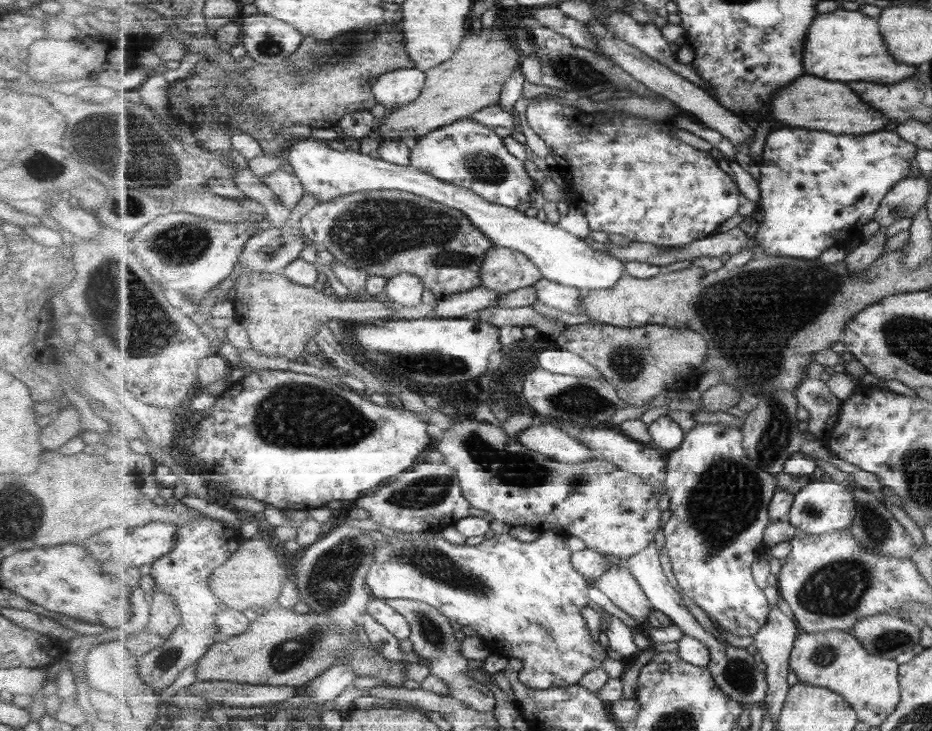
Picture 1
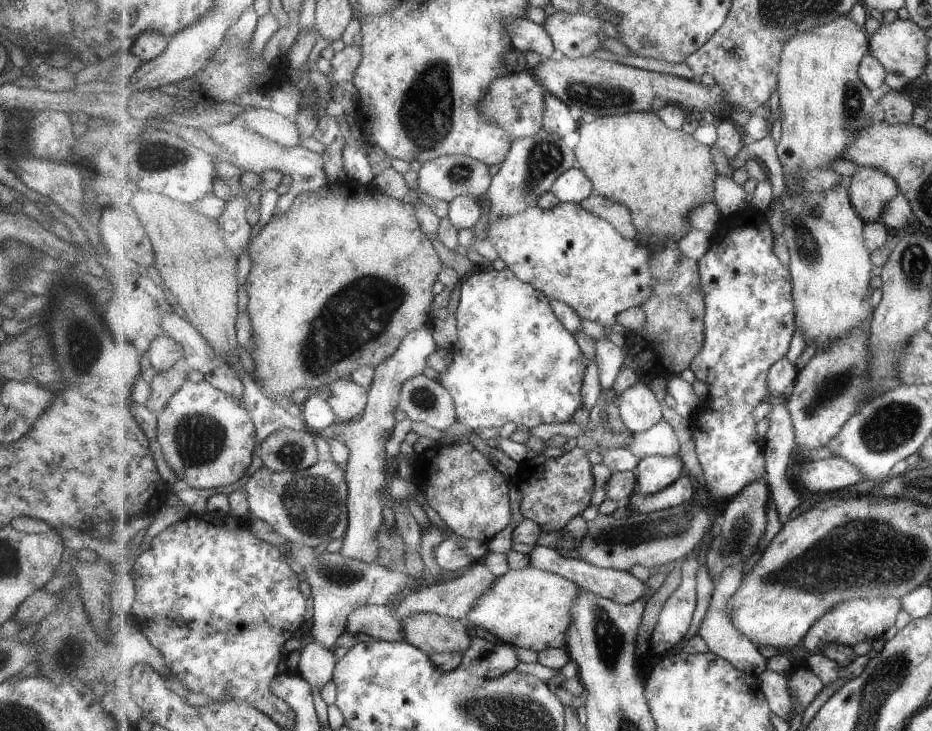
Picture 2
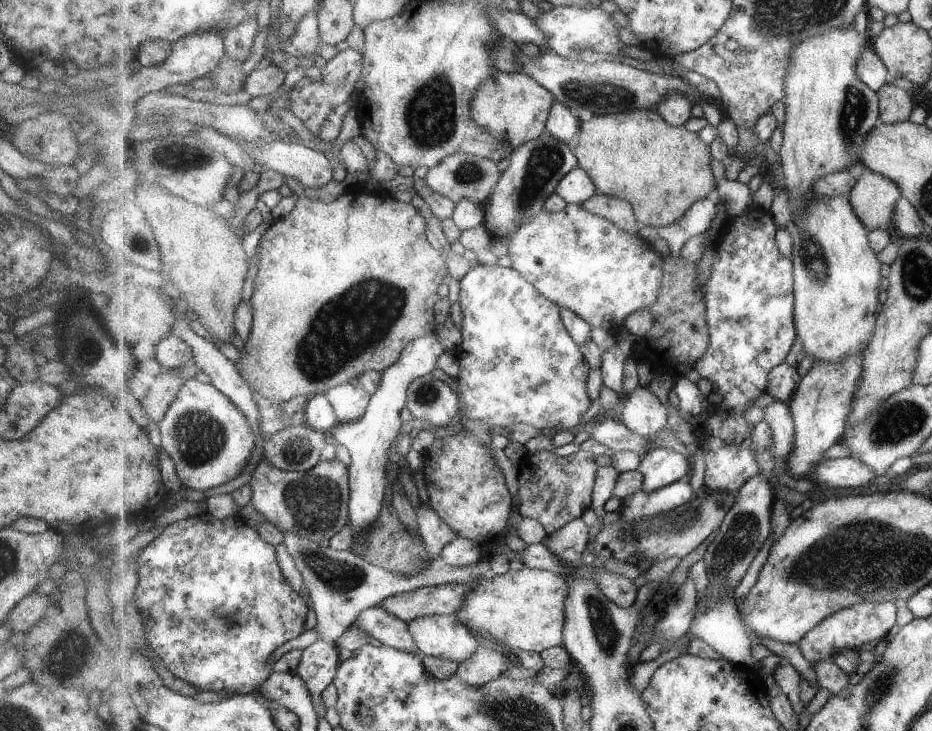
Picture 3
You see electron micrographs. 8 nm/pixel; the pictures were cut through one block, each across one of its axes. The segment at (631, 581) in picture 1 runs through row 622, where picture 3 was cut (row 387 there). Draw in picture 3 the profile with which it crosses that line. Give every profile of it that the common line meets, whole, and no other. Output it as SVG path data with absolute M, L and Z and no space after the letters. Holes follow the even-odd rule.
M639 384L625 397L620 419L638 435L653 437L668 428L669 413L667 406L653 392Z

